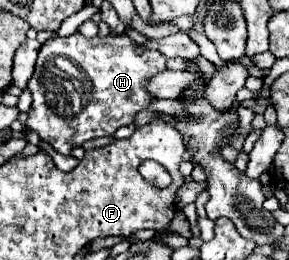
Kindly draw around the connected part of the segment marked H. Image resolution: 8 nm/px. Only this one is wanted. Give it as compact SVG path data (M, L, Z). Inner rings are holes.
M127 31L107 37L83 37L81 33L73 33L71 37L55 37L47 41L35 65L35 73L29 79L27 87L33 93L33 105L29 109L27 127L35 131L41 141L49 143L57 153L69 157L75 147L81 147L85 141L93 137L111 137L119 127L133 125L135 115L139 111L149 109L151 101L155 101L149 91L145 91L145 83L153 79L153 75L163 73L167 69L167 57L159 51L137 45Z

